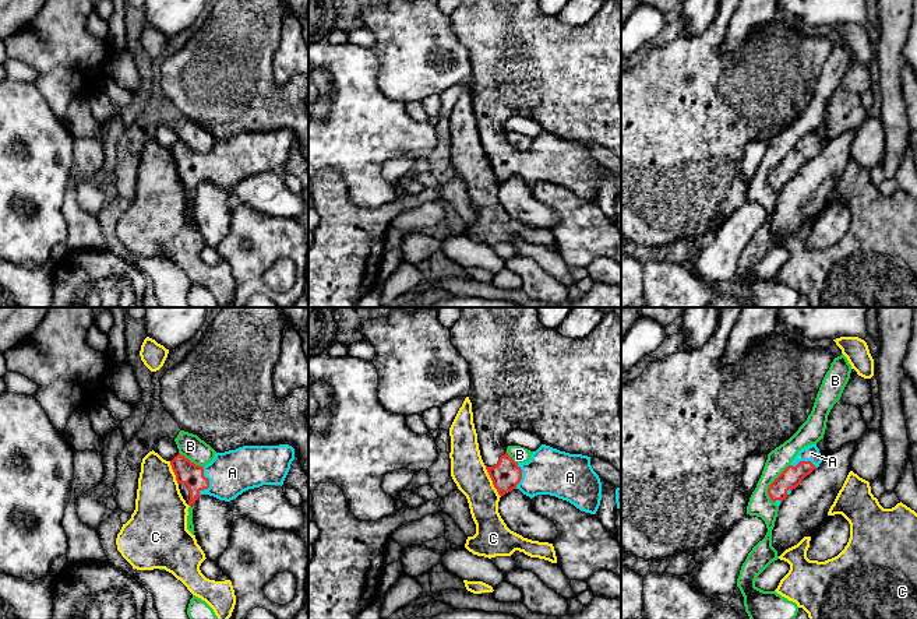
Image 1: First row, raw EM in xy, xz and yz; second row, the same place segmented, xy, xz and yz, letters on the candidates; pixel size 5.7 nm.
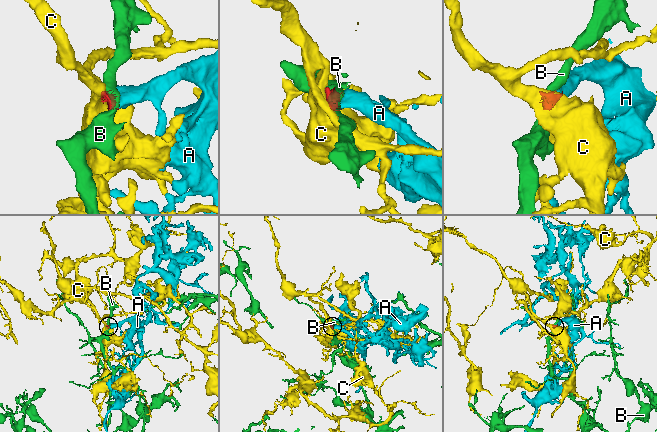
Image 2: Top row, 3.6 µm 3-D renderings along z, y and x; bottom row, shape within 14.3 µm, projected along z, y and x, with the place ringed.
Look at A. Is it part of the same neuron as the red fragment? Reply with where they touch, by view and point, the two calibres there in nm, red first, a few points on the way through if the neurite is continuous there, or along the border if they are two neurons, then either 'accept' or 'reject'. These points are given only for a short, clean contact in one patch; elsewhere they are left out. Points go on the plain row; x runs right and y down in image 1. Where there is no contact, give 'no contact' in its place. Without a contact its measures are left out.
xy (208, 169) | 130/260 nm | accept

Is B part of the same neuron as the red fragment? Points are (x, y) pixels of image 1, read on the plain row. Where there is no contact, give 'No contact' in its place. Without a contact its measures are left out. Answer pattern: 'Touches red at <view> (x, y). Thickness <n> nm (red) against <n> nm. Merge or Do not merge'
Touches red at yz (771, 171). Thickness 120 nm (red) against 140 nm. Do not merge

